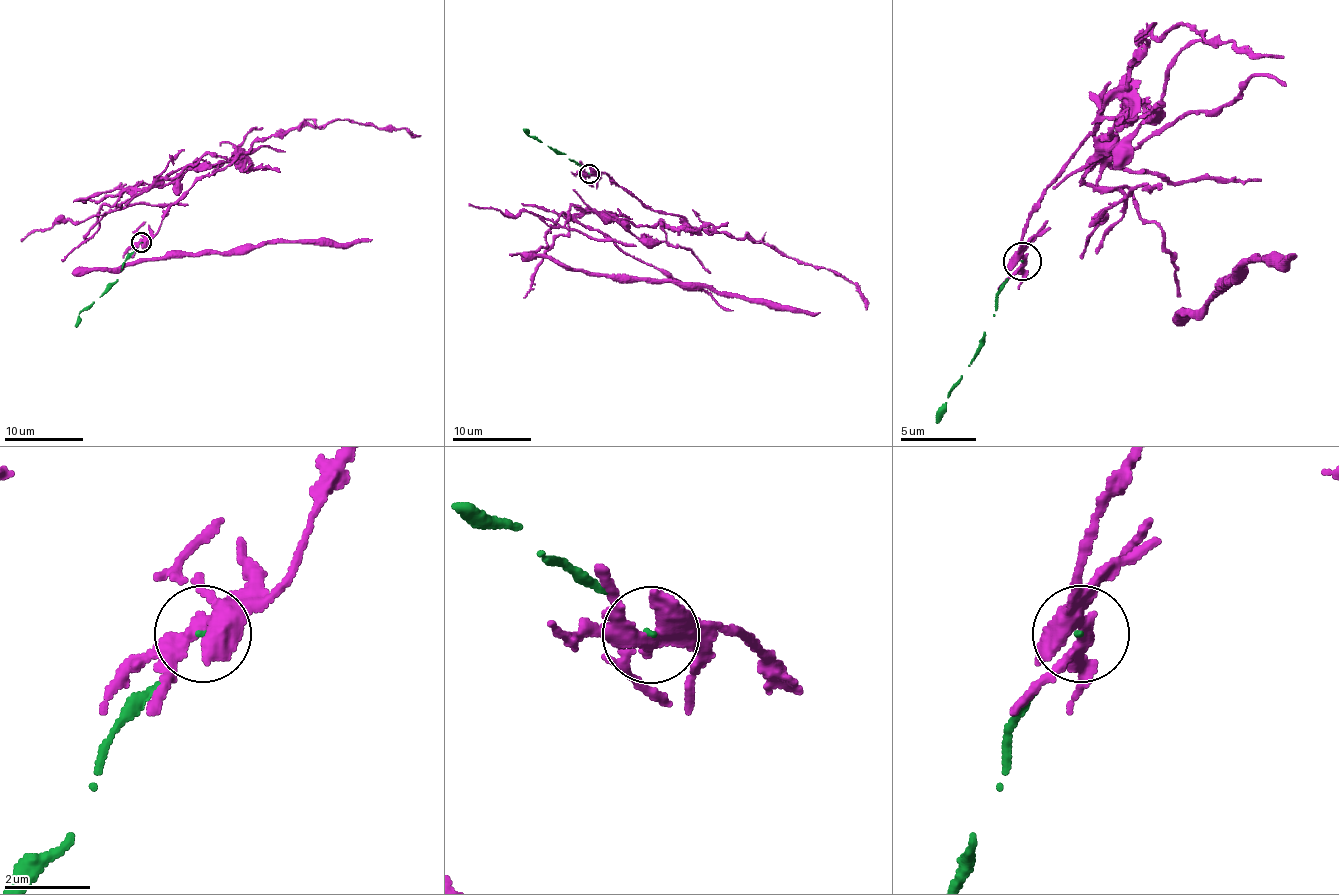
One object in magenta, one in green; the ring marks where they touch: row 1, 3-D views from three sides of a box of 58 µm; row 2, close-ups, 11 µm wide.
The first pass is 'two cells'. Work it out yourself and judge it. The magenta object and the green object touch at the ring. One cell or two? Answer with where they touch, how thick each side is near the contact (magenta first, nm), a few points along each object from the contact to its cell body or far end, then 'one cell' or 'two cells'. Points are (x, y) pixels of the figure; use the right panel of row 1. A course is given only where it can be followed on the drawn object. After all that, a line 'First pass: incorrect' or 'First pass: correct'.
place (1022, 261); calibres 360 and 40 nm; course magenta (1021, 262), (1040, 193), (1117, 90), (1097, 185), (1162, 231), (1177, 311), (1288, 254); course green (1021, 262), (983, 330), (983, 345), (937, 422); two cells
First pass: correct

